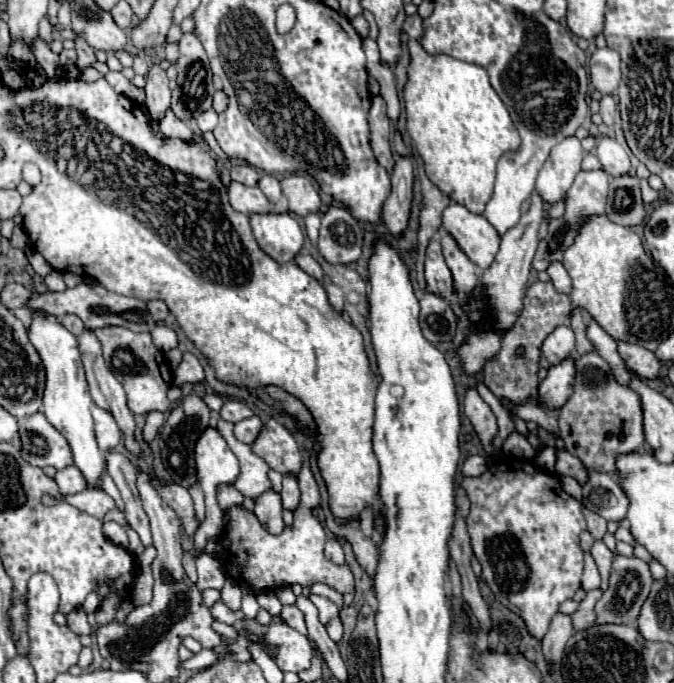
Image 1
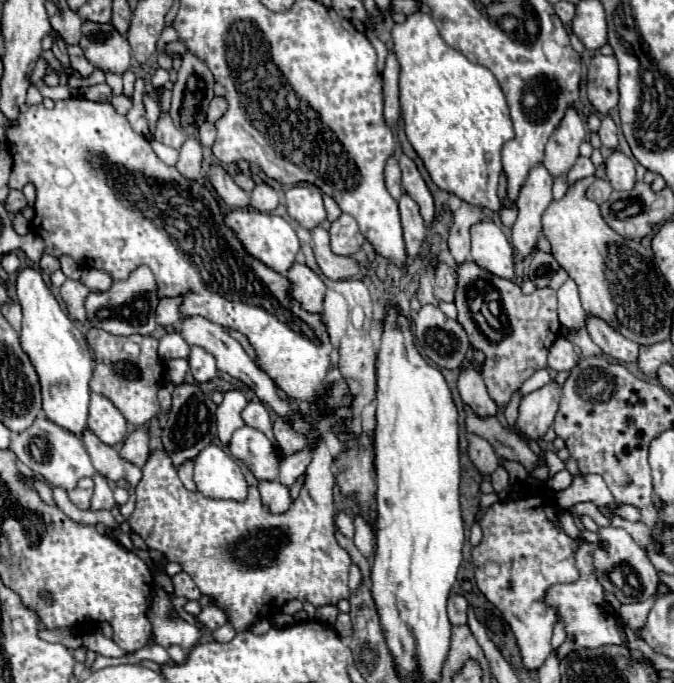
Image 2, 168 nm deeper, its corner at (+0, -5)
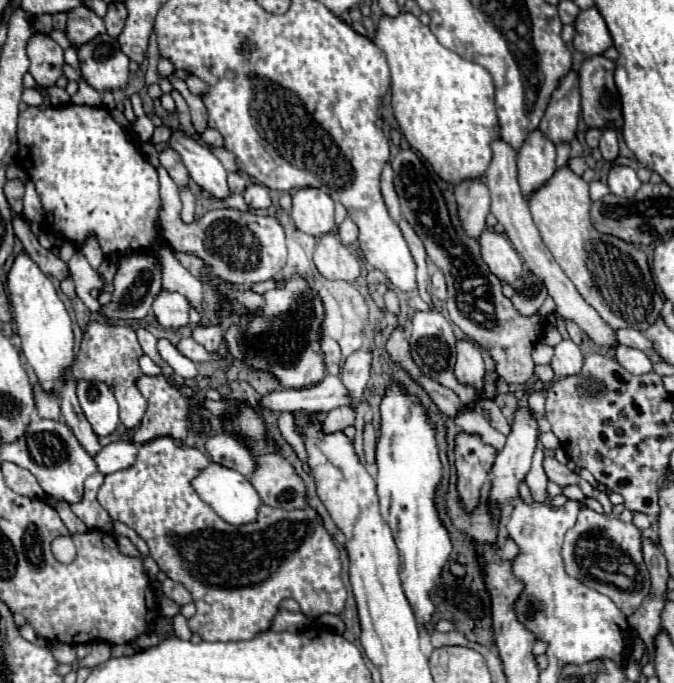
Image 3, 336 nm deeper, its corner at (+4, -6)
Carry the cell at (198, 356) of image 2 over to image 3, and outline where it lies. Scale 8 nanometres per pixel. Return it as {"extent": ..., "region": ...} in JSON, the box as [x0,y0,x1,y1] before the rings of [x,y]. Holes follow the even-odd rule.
{"extent":[192,324,222,352],"region":[[[208,324],[208,326],[198,326],[192,330],[192,338],[202,344],[208,352],[216,352],[218,344],[222,342],[222,328],[216,324]]]}

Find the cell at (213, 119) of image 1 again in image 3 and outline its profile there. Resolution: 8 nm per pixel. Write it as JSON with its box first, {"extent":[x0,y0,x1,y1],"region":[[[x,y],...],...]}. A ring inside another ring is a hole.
{"extent":[200,128,222,148],"region":[[[206,128],[206,130],[200,134],[200,138],[202,138],[202,142],[208,144],[208,146],[214,146],[214,148],[222,146],[222,136],[220,136],[220,132],[214,130],[214,128]]]}

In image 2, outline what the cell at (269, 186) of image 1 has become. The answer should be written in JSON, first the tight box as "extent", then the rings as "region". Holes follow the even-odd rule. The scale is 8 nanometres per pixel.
{"extent":[250,185,280,211],"region":[[[256,185],[250,193],[250,207],[258,211],[274,211],[280,203],[280,195],[270,185]]]}

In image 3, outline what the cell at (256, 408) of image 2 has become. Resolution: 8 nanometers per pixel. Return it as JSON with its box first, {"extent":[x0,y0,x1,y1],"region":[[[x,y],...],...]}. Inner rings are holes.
{"extent":[260,376,350,410],"region":[[[326,376],[322,382],[300,388],[300,390],[280,390],[268,392],[260,398],[260,406],[264,410],[334,410],[338,406],[346,406],[350,402],[346,388],[342,386],[338,376]]]}

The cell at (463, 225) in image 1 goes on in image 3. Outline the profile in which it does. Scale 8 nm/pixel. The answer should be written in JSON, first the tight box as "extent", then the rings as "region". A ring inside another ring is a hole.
{"extent":[478,230,522,284],"region":[[[484,230],[478,238],[482,260],[488,264],[490,272],[502,282],[512,284],[522,276],[522,258],[504,234],[494,230]]]}

